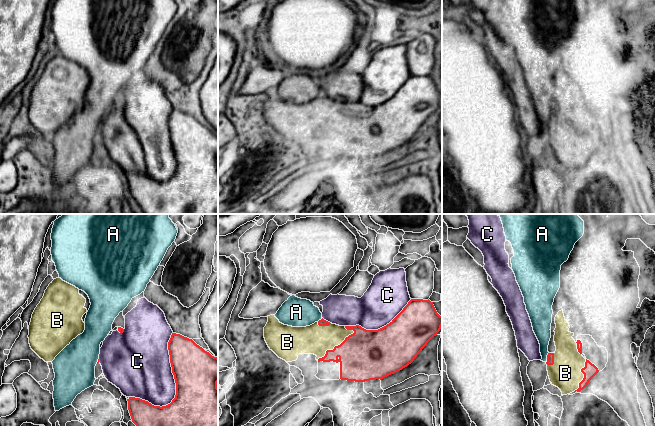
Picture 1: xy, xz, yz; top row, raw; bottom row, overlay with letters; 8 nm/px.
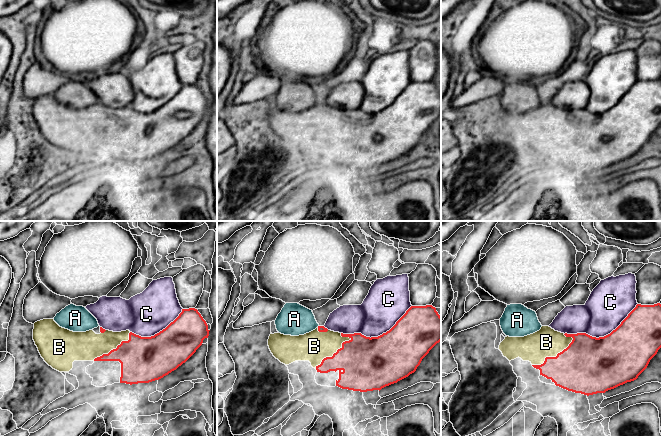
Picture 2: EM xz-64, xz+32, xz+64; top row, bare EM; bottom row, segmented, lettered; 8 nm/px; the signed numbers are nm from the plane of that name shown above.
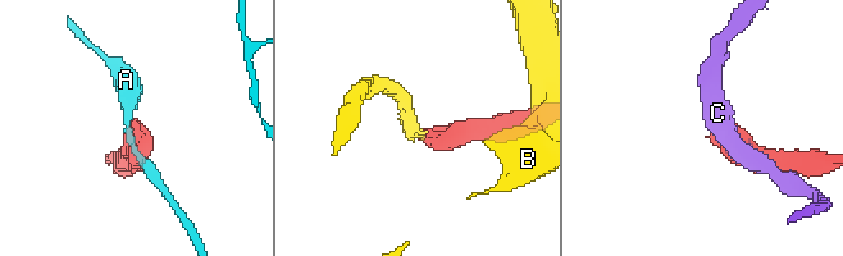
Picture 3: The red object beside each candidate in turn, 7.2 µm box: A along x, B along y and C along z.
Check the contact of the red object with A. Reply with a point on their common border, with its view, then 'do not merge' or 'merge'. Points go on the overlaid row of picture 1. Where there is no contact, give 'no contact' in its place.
contact yz (547, 357); do not merge

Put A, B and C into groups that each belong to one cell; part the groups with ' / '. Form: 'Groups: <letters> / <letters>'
Groups: A / B / C

